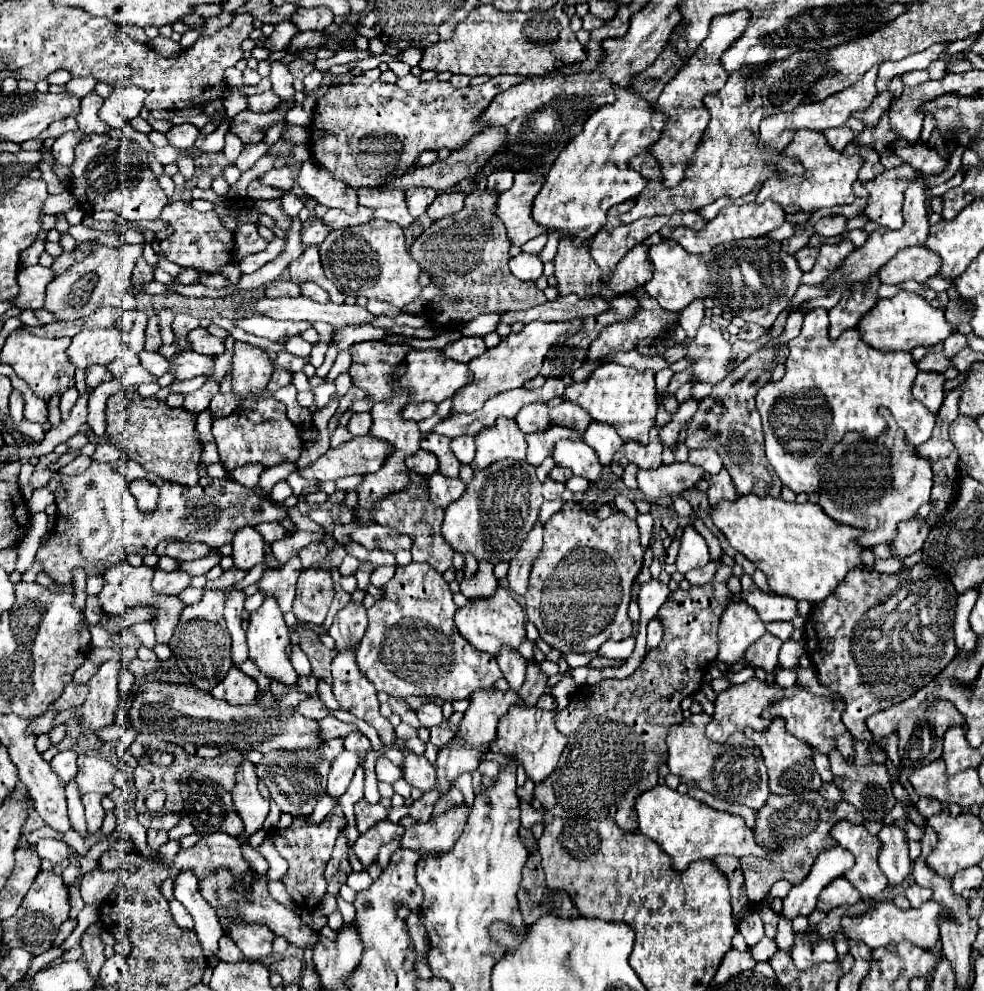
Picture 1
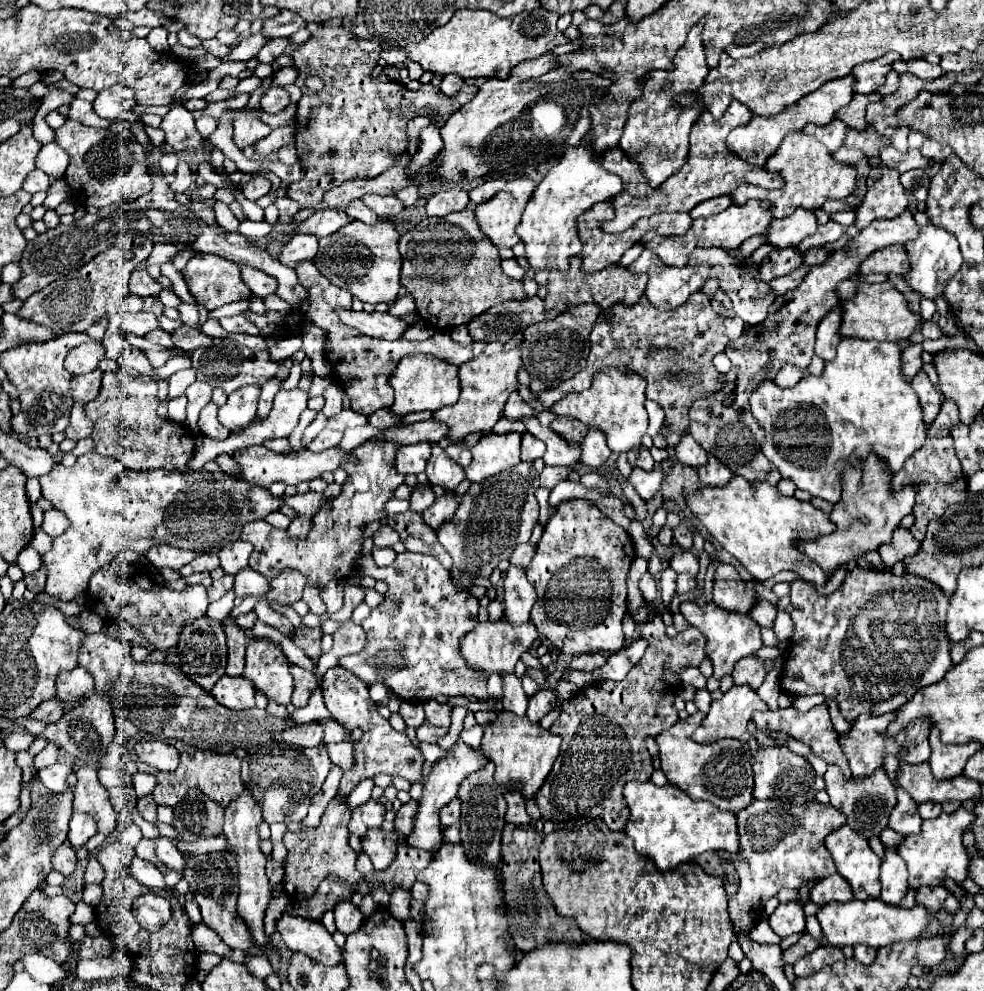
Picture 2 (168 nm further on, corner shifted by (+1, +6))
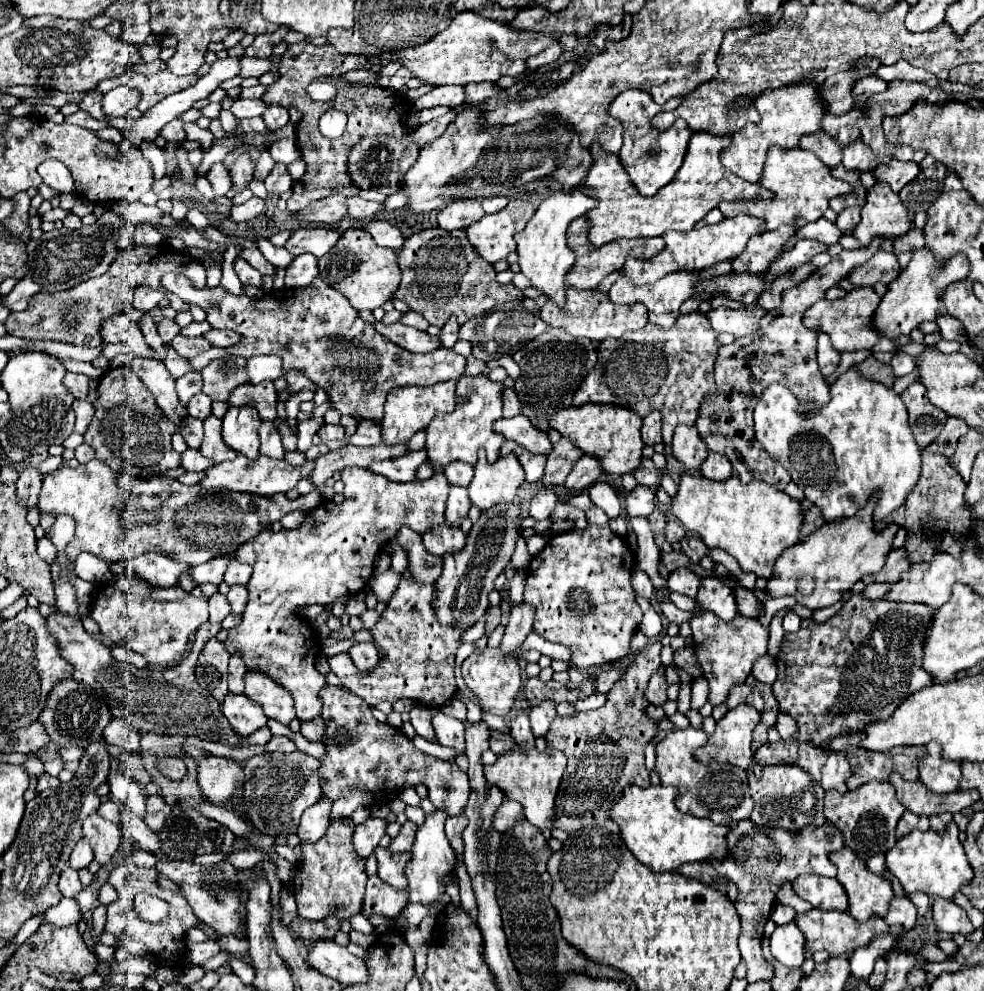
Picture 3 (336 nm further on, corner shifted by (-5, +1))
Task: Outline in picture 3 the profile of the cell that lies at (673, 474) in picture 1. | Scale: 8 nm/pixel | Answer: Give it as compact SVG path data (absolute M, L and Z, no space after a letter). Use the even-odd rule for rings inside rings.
M637 485L625 499L627 515L631 517L649 517L655 509L655 491L651 487Z

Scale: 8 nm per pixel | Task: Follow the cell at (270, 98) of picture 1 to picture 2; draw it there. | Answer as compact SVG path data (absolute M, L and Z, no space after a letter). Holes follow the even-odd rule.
M241 108L235 112L233 118L233 128L235 128L235 144L243 150L247 144L253 144L261 138L265 138L271 128L261 120L261 110L259 108Z

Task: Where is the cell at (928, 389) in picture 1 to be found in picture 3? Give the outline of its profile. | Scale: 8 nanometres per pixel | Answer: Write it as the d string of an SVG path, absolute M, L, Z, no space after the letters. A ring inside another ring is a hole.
M921 381L911 383L903 393L901 393L903 403L907 405L909 411L909 427L911 433L921 449L925 449L943 429L947 421L947 413L937 409L927 401L927 391Z

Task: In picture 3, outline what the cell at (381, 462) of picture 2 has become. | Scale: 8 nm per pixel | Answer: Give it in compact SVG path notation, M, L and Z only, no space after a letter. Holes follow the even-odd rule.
M347 467L341 473L341 479L345 483L345 501L341 505L315 507L313 511L307 513L301 527L293 529L293 531L281 529L281 531L273 533L271 529L265 529L257 537L243 543L235 553L235 559L239 559L241 563L249 563L253 567L253 575L247 583L249 599L247 599L247 607L243 611L241 623L237 627L229 629L229 635L223 645L231 655L239 653L249 671L265 673L267 677L271 677L273 681L283 685L295 701L295 711L297 711L299 721L311 721L321 715L319 691L325 687L325 677L315 669L315 659L319 655L319 649L307 647L305 635L299 637L299 633L297 633L297 637L295 635L289 637L291 625L295 623L295 617L297 617L297 609L313 605L313 603L329 605L339 597L349 597L353 593L363 591L367 587L367 581L373 575L375 557L391 539L395 539L395 535L401 527L409 527L415 533L423 535L429 529L445 523L443 511L445 511L445 503L447 503L449 483L447 483L444 473L435 472L431 478L422 481L395 483L395 481L389 481L387 477L375 475L367 469Z

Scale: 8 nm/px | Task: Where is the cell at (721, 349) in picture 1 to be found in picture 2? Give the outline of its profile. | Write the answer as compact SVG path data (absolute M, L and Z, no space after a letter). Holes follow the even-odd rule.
M645 400L645 408L647 408L647 414L649 414L649 430L647 430L647 434L651 438L655 438L657 432L659 432L659 428L661 428L661 424L665 422L665 412L653 400Z

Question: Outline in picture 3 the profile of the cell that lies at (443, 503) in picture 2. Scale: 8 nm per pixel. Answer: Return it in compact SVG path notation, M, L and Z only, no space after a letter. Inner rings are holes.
M443 525L425 533L423 543L431 555L437 555L443 559L445 553L459 553L465 547L465 535L461 529Z

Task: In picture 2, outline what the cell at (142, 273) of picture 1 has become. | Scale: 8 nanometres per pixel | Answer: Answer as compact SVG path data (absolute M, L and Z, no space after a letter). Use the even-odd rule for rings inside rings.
M135 270L131 274L129 290L137 296L157 296L161 292L161 284L147 272L147 270Z

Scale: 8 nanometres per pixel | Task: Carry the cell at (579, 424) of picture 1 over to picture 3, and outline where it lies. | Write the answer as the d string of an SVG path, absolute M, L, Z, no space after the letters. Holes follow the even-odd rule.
M561 437L559 443L553 447L553 451L547 457L547 467L545 467L545 475L541 477L541 485L545 487L563 485L581 455L583 453L571 441Z

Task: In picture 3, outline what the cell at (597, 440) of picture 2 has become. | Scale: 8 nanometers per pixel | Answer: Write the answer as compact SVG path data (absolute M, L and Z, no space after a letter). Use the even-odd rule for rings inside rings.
M583 455L583 457L575 463L573 471L569 473L569 477L567 477L567 481L565 481L565 489L569 489L569 491L585 491L585 489L589 489L601 475L603 475L603 469L601 469L599 461L597 461L595 457Z

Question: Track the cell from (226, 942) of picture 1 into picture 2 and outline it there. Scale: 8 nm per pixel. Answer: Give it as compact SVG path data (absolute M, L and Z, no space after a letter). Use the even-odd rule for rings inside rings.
M203 920L193 924L191 936L193 936L195 948L199 952L213 952L219 956L227 956L231 952L231 948L227 948L227 944L223 944L221 936L217 936L217 932L213 928L207 928L207 924L203 924Z

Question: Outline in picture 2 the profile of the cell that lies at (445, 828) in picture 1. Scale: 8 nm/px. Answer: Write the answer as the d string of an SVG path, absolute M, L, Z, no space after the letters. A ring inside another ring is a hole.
M403 840L397 848L397 856L395 860L391 862L391 866L383 872L377 872L377 870L371 870L365 880L369 884L373 884L373 888L377 886L377 882L383 882L387 892L391 892L395 886L401 886L405 890L411 890L413 882L415 882L415 876L419 870L427 868L427 864L433 860L431 852L423 852L419 848L411 848L407 844L407 840Z

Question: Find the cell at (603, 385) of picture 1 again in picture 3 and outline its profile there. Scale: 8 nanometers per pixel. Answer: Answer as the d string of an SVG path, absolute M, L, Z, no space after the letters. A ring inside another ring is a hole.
M581 405L581 407L569 407L555 413L549 421L549 427L559 431L561 437L567 437L573 441L585 455L597 457L603 471L611 475L625 475L633 473L641 465L641 417L633 413L631 409L615 407L615 405Z

